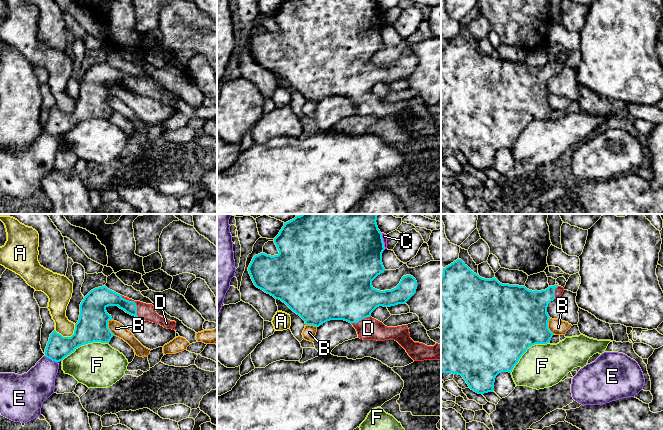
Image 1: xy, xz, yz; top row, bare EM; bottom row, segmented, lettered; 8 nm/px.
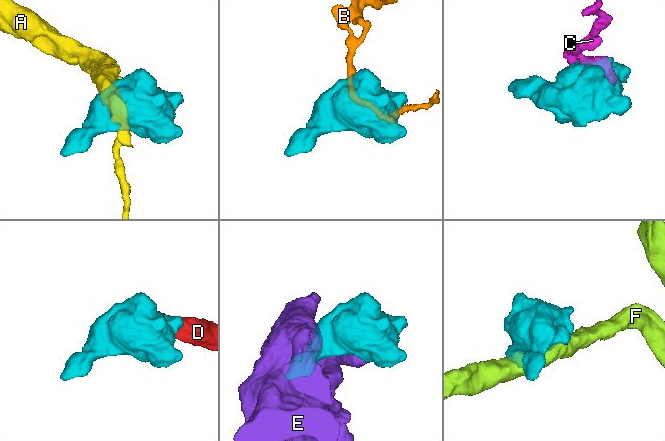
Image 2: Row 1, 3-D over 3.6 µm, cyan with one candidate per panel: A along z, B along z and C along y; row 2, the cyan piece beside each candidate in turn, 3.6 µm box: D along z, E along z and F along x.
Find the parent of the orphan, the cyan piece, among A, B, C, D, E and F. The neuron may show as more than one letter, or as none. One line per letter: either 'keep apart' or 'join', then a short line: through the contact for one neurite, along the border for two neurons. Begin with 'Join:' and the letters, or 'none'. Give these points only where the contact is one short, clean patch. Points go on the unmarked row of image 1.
Join: D
A: keep apart
B: keep apart
C: keep apart
D: join; line xy (104, 73), (122, 78), (134, 78), (146, 88)
E: keep apart
F: keep apart

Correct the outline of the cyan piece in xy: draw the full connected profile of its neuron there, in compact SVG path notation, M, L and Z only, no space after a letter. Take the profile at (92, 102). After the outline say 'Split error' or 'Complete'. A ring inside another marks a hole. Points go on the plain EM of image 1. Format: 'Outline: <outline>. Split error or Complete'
Outline: M102 62L91 66L82 76L79 96L71 113L63 113L55 106L50 110L45 132L60 138L82 121L109 119L115 111L108 104L108 97L113 96L106 87L108 82L118 82L132 92L175 106L176 98L159 92L152 80L134 77Z. Split error

